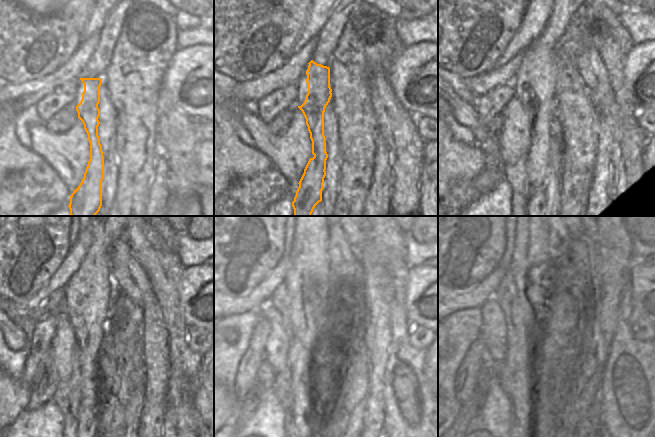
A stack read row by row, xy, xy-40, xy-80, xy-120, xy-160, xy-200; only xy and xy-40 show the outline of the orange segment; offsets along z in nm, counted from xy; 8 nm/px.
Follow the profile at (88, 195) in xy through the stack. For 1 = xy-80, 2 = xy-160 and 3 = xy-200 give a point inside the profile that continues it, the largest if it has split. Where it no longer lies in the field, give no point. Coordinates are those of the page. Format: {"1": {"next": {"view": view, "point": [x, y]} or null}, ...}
{"1": {"next": {"view": "xy-80", "point": [541, 107]}}, "2": {"next": {"view": "xy-160", "point": [310, 267]}}, "3": {"next": {"view": "xy-200", "point": [534, 267]}}}

